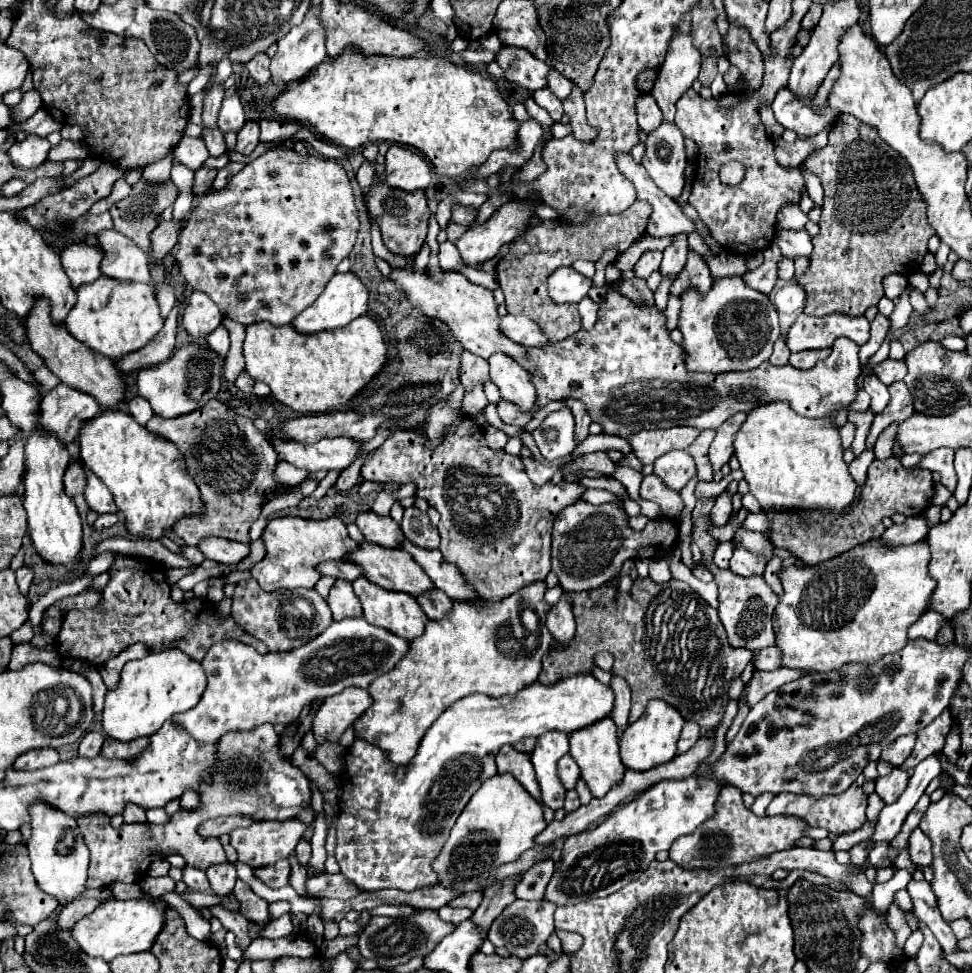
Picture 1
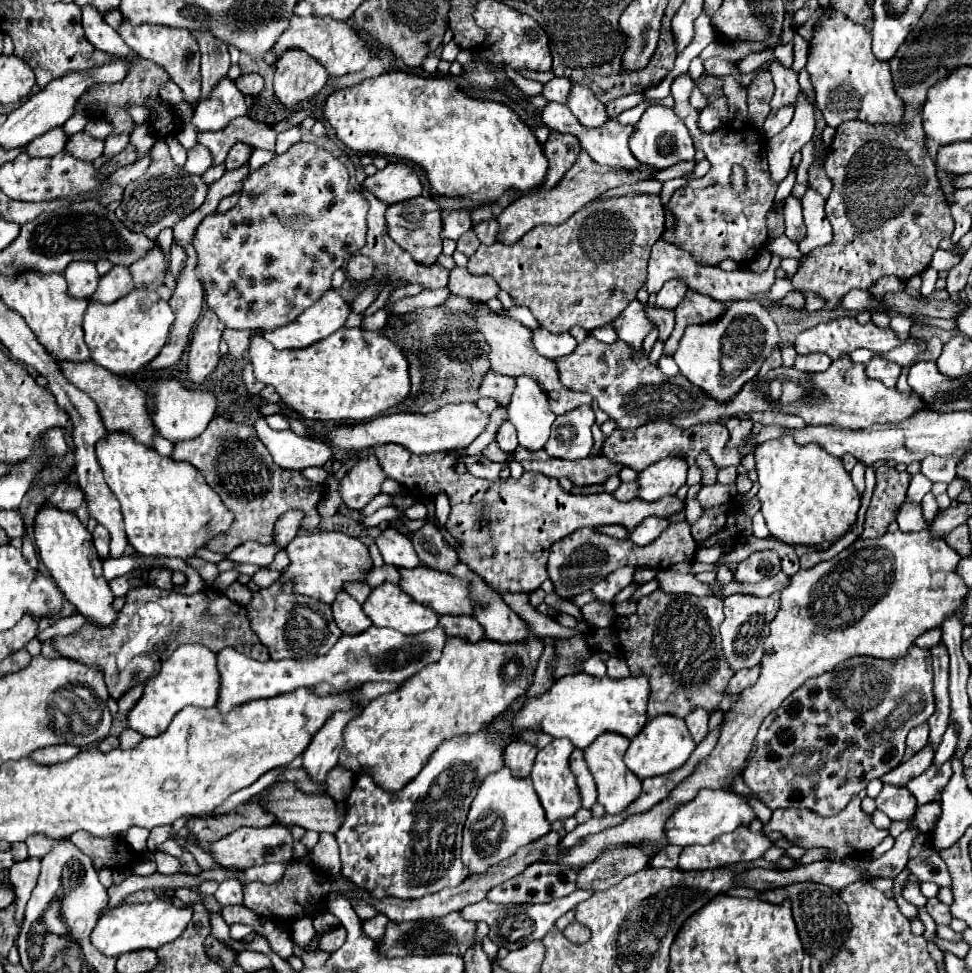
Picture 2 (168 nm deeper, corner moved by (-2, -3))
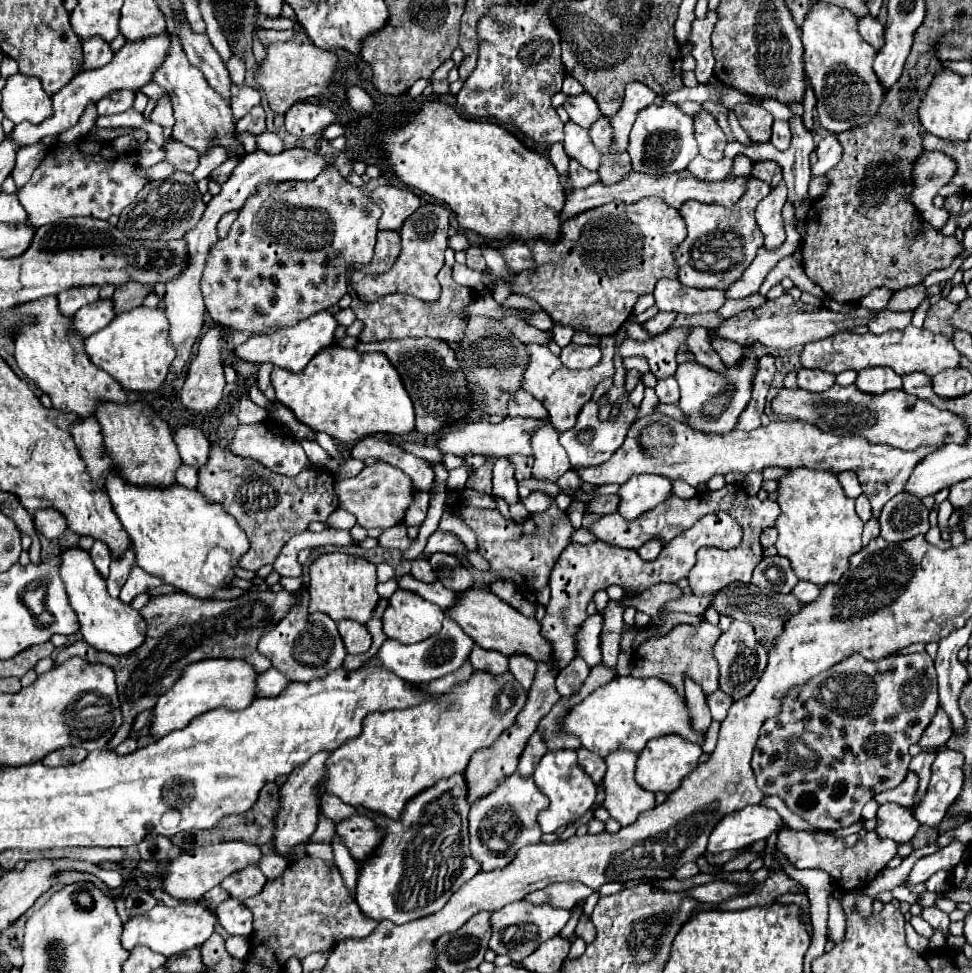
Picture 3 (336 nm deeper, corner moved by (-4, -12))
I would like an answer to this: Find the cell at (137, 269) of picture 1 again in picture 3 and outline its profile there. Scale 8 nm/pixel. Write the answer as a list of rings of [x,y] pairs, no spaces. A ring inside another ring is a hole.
[[[106,298],[106,300],[96,300],[94,304],[88,304],[86,308],[80,308],[74,318],[74,330],[82,336],[90,336],[94,332],[98,332],[100,328],[104,328],[106,324],[112,322],[114,318],[114,300]]]

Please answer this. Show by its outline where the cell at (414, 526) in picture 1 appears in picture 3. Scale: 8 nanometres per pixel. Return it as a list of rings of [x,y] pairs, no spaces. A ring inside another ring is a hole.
[[[434,552],[434,554],[430,554],[428,562],[434,568],[438,580],[442,584],[446,584],[446,588],[450,588],[454,592],[462,592],[462,590],[472,588],[472,576],[460,564],[460,560],[456,556],[444,554],[444,552]]]

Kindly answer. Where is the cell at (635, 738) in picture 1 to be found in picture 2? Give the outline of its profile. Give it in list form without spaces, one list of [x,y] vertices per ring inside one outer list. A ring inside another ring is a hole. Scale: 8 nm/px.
[[[658,715],[656,719],[648,721],[648,725],[640,731],[640,735],[636,735],[630,741],[630,747],[624,755],[624,763],[640,779],[666,775],[666,773],[682,767],[694,749],[696,749],[696,741],[688,733],[684,719],[674,717],[674,715]]]

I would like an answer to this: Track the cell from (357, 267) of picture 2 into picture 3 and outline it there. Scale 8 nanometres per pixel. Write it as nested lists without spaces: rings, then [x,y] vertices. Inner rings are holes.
[[[426,204],[420,206],[412,216],[408,216],[400,228],[402,250],[394,266],[383,274],[363,274],[360,270],[350,272],[350,284],[356,296],[362,302],[374,302],[390,292],[410,292],[424,302],[434,302],[440,296],[440,284],[436,274],[444,266],[444,250],[448,248],[448,208],[440,204]]]

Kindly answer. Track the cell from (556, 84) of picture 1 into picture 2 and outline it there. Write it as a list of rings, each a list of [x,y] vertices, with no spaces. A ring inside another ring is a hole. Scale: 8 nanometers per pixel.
[[[574,85],[572,93],[568,97],[568,109],[576,115],[576,119],[584,127],[600,127],[604,121],[608,121],[606,105],[600,103],[588,87]]]

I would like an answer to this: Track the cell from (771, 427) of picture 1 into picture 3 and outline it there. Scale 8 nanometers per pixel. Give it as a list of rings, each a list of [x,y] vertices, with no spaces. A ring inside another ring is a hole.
[[[804,466],[790,468],[782,478],[778,478],[778,506],[778,554],[792,562],[792,570],[800,580],[808,580],[818,586],[838,582],[846,572],[848,558],[862,548],[864,522],[854,510],[854,498],[844,494],[836,474]]]

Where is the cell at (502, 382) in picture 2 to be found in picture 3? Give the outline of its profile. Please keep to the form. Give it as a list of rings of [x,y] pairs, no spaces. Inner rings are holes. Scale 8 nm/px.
[[[518,390],[518,392],[510,394],[508,416],[524,416],[524,418],[540,418],[542,420],[542,416],[548,418],[548,412],[540,400],[536,400],[534,396],[530,396],[524,390]]]

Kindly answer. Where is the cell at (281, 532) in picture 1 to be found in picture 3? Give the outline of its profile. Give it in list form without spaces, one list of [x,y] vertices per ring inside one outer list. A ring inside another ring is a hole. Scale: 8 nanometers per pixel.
[[[326,552],[314,558],[308,574],[310,574],[310,584],[308,584],[310,612],[326,612],[336,622],[350,618],[350,620],[366,624],[370,620],[372,610],[378,602],[376,566],[372,562],[360,556],[344,554],[344,552]]]

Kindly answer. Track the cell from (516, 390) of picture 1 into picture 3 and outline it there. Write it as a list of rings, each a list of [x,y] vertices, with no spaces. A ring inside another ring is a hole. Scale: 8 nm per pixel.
[[[542,420],[542,424],[532,430],[530,446],[534,452],[534,478],[548,478],[556,482],[562,472],[570,468],[566,450],[558,444],[558,430],[548,420]]]

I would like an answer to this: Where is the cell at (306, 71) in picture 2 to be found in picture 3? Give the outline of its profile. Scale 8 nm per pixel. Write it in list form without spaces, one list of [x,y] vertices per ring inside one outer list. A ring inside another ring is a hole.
[[[308,100],[294,102],[284,114],[284,128],[294,136],[320,134],[324,126],[336,122],[336,114],[324,106]]]

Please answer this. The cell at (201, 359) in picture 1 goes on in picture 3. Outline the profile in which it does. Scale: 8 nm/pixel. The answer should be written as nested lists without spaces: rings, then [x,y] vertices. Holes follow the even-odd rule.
[[[184,424],[174,432],[174,442],[178,446],[178,452],[184,464],[190,464],[194,468],[200,468],[202,464],[206,464],[210,440],[202,432],[202,428],[194,424]]]

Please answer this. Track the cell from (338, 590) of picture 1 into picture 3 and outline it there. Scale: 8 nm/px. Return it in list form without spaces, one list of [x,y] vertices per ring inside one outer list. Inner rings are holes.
[[[340,620],[338,632],[344,640],[348,654],[364,654],[372,644],[372,636],[366,630],[366,626],[356,620]]]

